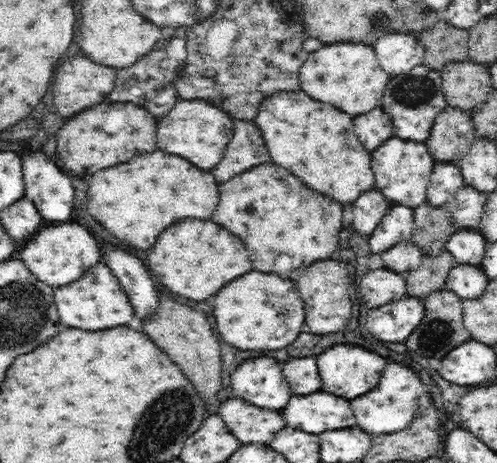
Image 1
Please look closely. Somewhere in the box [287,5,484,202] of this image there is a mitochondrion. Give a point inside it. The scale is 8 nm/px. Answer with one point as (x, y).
(418, 88)

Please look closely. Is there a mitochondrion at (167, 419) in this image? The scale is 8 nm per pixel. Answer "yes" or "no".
yes

